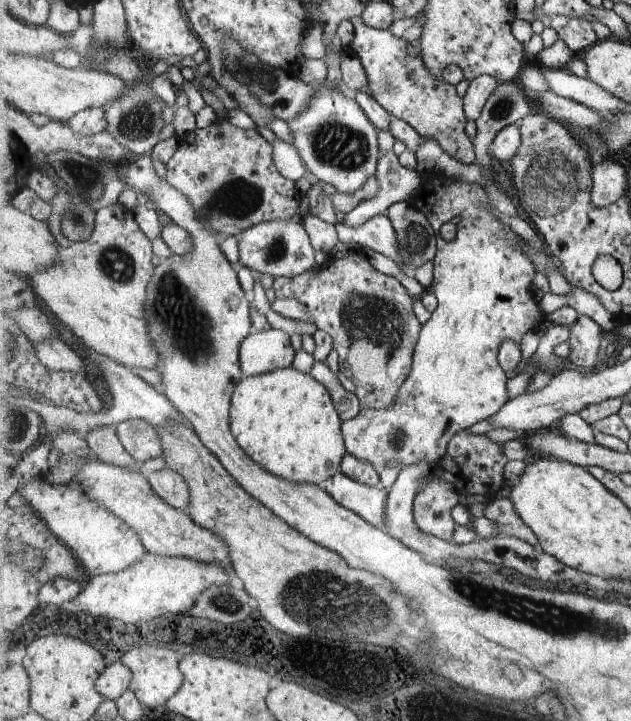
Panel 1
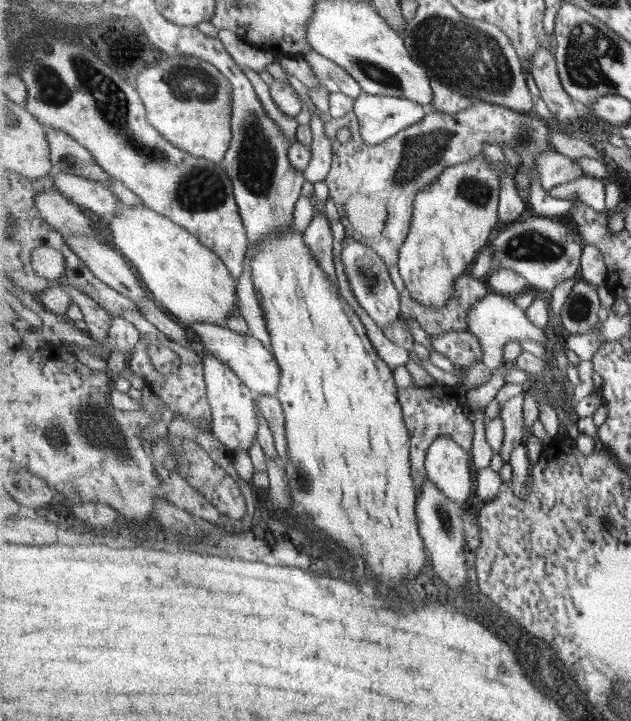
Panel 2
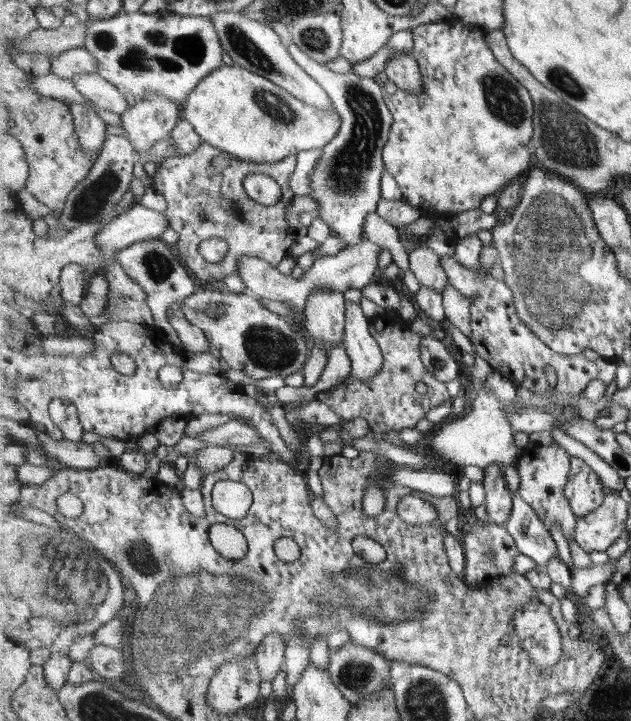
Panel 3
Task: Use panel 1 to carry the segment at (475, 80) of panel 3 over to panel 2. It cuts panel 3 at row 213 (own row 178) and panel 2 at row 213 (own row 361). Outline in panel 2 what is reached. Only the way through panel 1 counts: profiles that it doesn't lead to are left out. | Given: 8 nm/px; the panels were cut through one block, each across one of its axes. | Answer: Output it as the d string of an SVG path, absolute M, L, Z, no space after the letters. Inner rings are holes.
M481 154L476 159L446 168L446 170L441 173L441 176L439 176L433 184L421 191L417 198L415 198L411 230L409 232L409 236L407 236L405 240L405 243L401 246L401 252L399 252L399 270L403 280L405 281L406 287L410 289L411 296L413 299L418 300L419 303L433 308L445 307L445 305L447 305L447 301L449 301L449 299L453 297L453 293L455 293L455 281L457 281L457 277L463 274L468 274L469 268L475 262L479 252L484 250L488 246L488 243L493 240L493 230L497 228L497 222L500 221L499 203L501 196L501 179L497 170L499 170L498 165L493 162L493 160L489 160Z

